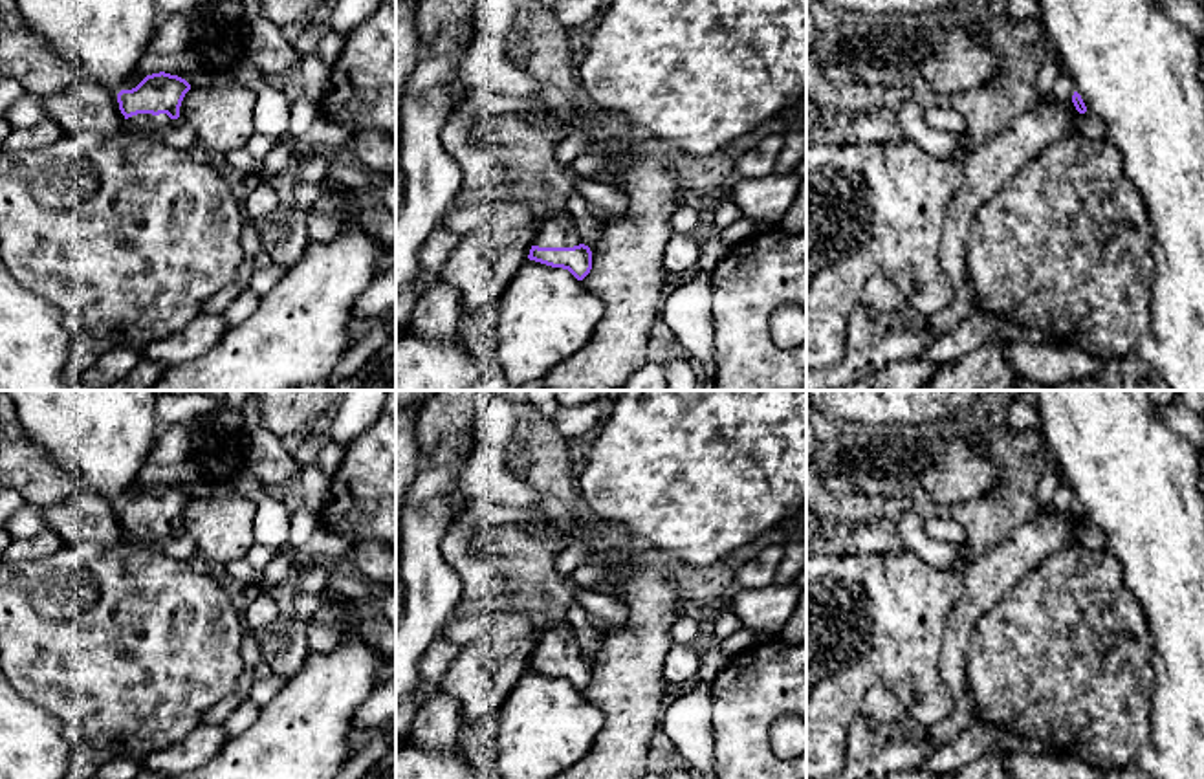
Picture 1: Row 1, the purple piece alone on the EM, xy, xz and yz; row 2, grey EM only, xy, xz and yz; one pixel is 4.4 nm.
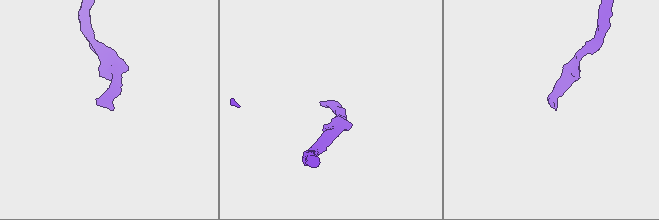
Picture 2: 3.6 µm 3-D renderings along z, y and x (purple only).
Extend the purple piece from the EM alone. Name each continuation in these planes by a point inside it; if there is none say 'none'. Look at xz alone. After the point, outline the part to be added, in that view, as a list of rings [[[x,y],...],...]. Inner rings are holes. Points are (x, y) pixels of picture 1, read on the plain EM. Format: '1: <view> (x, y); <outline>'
1: xz (556, 642); [[[568,621],[539,632],[535,656],[539,658],[574,658],[583,654],[575,632]]]

